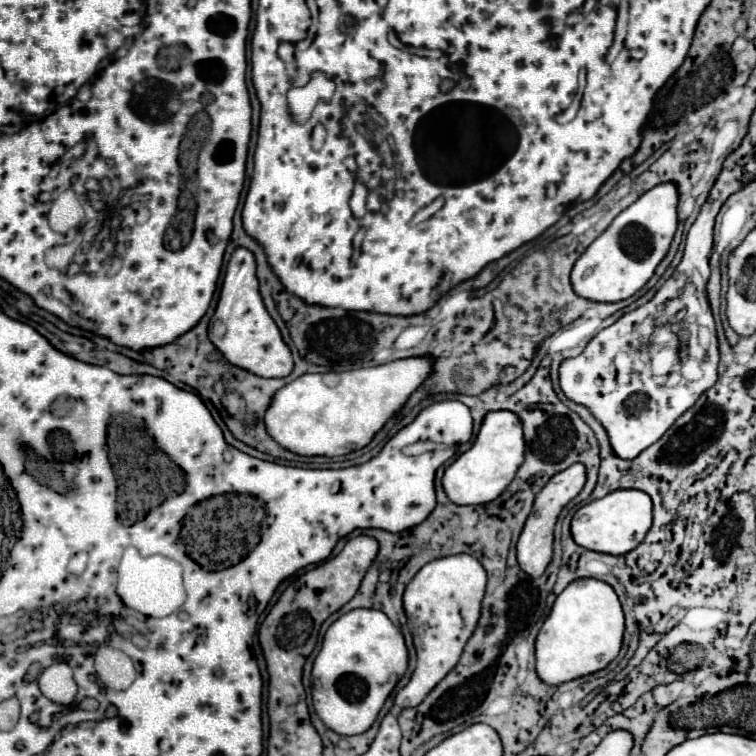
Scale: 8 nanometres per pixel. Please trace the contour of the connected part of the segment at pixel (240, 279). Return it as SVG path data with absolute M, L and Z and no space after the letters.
M236 248L224 274L220 300L216 310L210 318L208 326L210 342L224 354L224 358L262 378L286 378L292 368L292 354L284 344L278 326L266 312L260 292L258 292L258 278L256 278L256 262L250 250Z

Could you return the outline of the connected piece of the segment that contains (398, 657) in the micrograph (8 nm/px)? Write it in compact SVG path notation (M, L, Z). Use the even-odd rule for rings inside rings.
M358 608L342 614L324 634L312 668L312 700L318 718L336 734L366 732L388 694L408 668L402 632L380 610Z

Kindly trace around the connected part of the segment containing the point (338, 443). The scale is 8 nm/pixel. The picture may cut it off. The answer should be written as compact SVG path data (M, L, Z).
M418 356L338 374L304 374L274 394L274 402L264 418L268 434L280 446L300 456L342 456L360 450L402 410L432 370L434 358Z

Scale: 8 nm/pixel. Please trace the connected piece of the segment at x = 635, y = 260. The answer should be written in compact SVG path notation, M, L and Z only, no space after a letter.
M664 182L642 194L634 204L620 212L576 260L570 274L574 292L594 302L620 302L636 294L652 278L656 266L668 254L678 224L676 206L678 186L674 182Z

